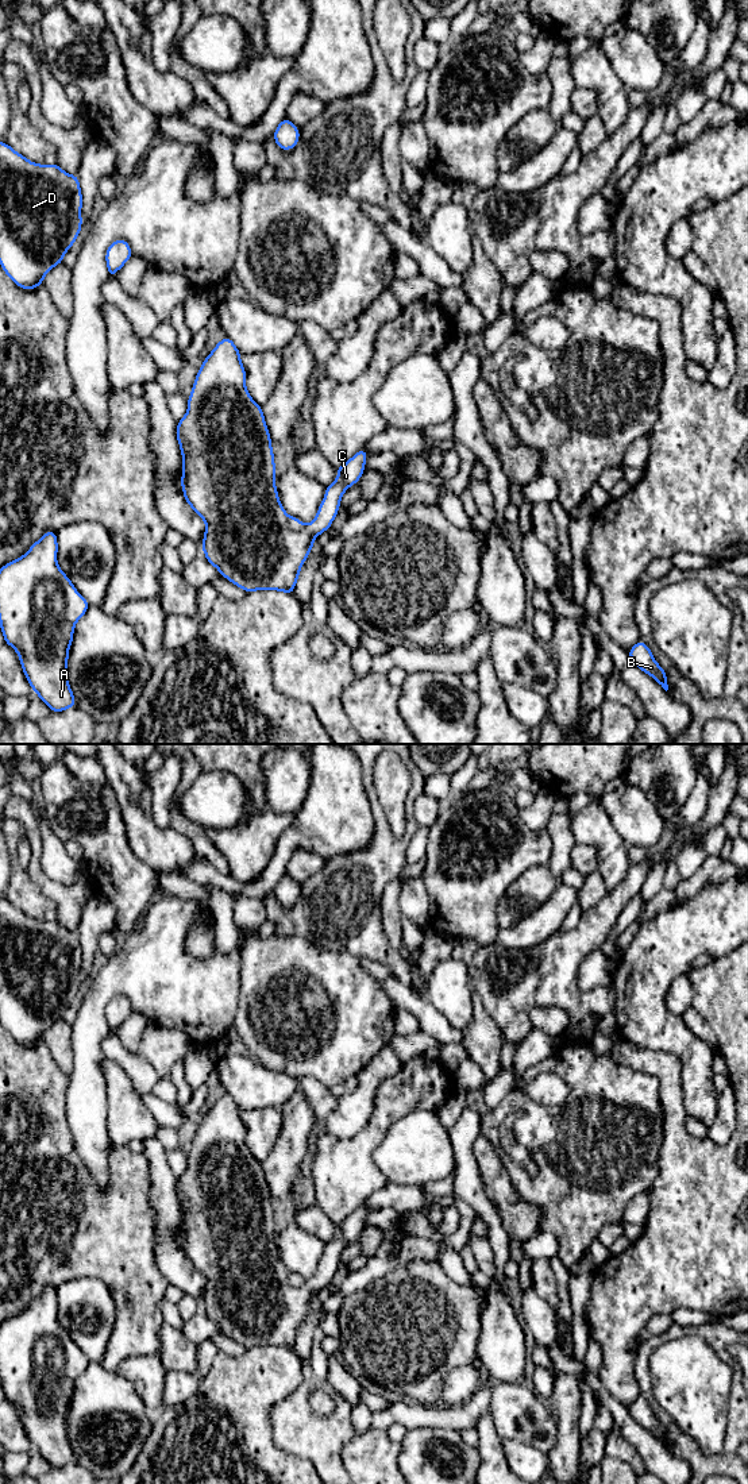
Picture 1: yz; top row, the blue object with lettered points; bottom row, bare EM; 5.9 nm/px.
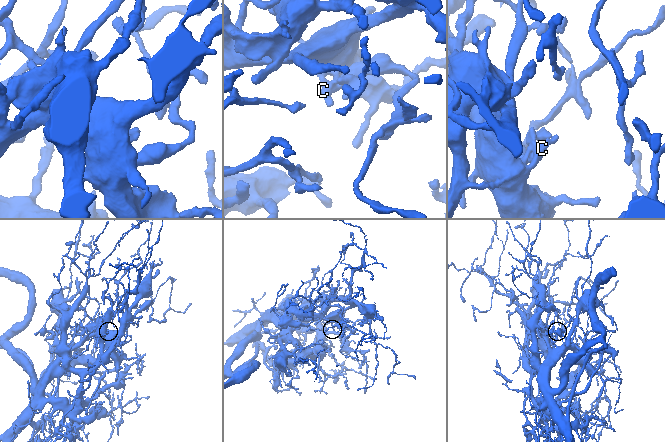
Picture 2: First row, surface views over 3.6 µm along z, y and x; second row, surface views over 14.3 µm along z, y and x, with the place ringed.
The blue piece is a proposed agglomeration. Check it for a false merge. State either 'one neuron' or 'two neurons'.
two neurons

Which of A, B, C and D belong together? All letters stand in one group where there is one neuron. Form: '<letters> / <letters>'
A D / B C

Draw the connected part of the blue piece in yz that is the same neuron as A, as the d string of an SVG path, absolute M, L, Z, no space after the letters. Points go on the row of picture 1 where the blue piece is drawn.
M47 531L23 556L0 568L0 628L4 643L16 651L32 691L54 713L76 706L68 679L69 648L76 622L90 606L59 568L57 552L57 533Z

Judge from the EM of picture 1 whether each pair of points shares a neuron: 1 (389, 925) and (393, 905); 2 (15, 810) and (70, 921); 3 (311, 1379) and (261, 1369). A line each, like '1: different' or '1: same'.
1: same
2: same
3: different

